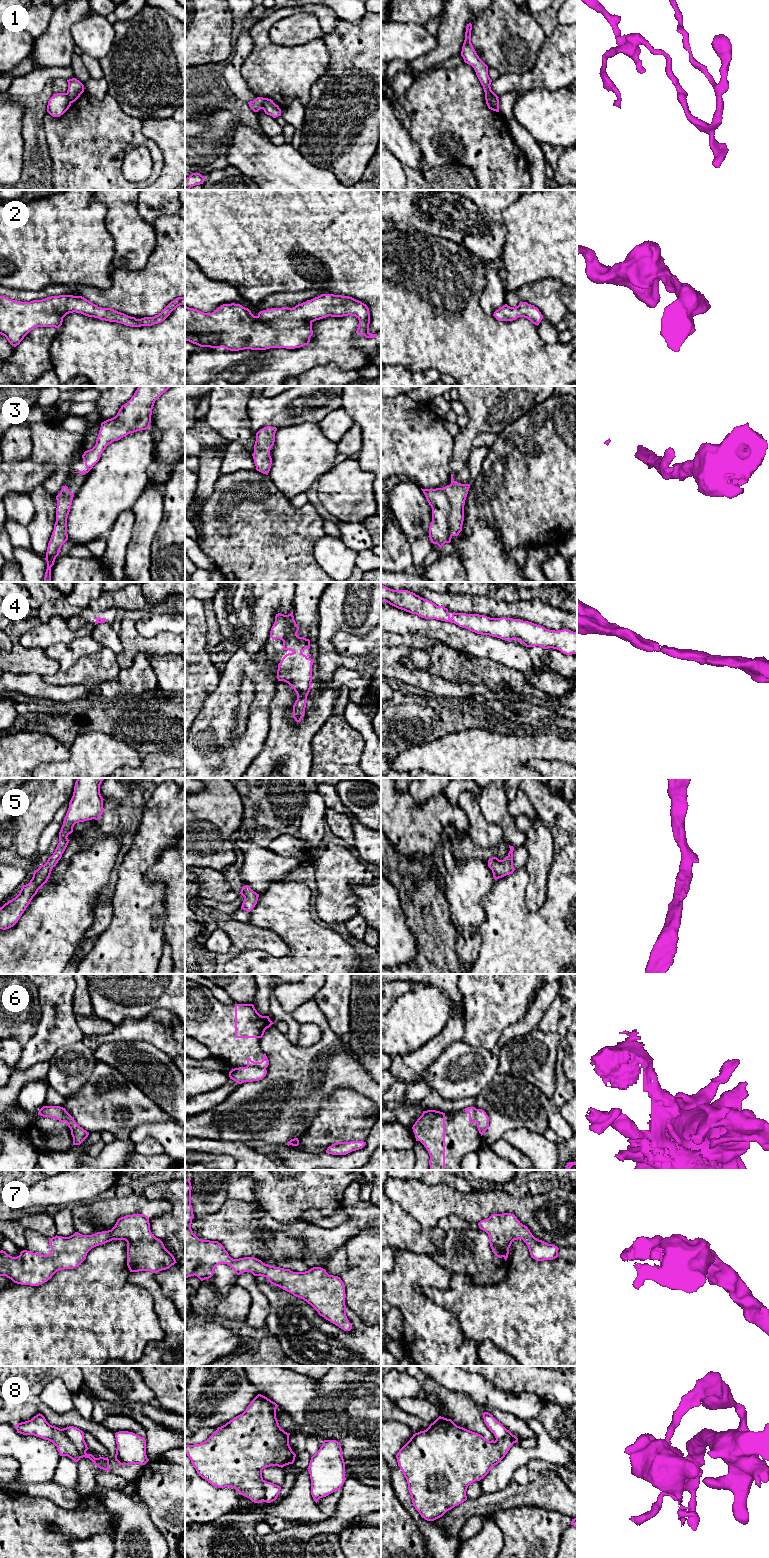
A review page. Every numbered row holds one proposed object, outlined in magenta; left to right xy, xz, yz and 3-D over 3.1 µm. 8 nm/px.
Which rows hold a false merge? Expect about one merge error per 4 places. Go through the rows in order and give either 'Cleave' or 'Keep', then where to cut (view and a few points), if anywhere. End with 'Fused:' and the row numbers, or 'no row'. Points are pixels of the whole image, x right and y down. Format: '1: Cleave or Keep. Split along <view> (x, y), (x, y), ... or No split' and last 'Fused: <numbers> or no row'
1: Cleave. Split along yz (485, 93), (497, 98)
2: Keep. No split
3: Keep. No split
4: Keep. No split
5: Keep. No split
6: Cleave. Split along xz (247, 1065), (265, 1069)
7: Keep. No split
8: Cleave. Split along xy (61, 1429), (73, 1444), (80, 1457)
Fused: 1, 6, 8

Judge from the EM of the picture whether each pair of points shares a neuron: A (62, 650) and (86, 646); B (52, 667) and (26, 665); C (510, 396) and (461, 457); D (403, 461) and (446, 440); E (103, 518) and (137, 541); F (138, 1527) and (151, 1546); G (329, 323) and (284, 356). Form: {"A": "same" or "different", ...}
{"A": "same", "B": "same", "C": "same", "D": "same", "E": "different", "F": "same", "G": "same"}

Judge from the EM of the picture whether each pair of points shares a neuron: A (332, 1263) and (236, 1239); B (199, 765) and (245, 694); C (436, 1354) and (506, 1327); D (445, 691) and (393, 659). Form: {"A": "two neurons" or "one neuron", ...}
{"A": "two neurons", "B": "two neurons", "C": "two neurons", "D": "one neuron"}

